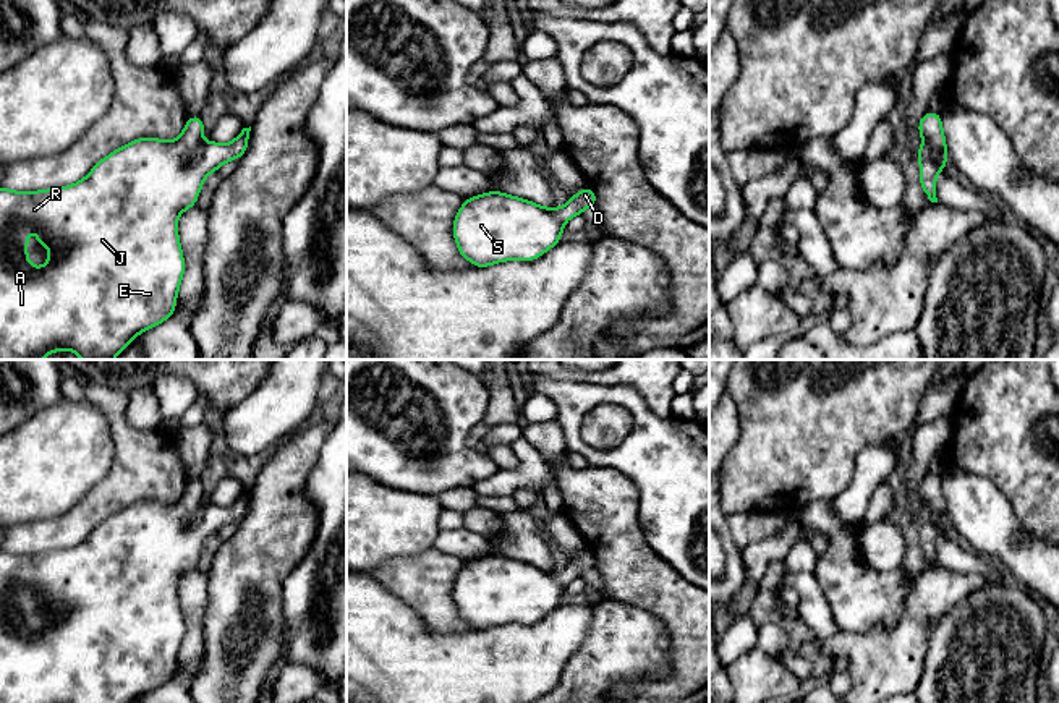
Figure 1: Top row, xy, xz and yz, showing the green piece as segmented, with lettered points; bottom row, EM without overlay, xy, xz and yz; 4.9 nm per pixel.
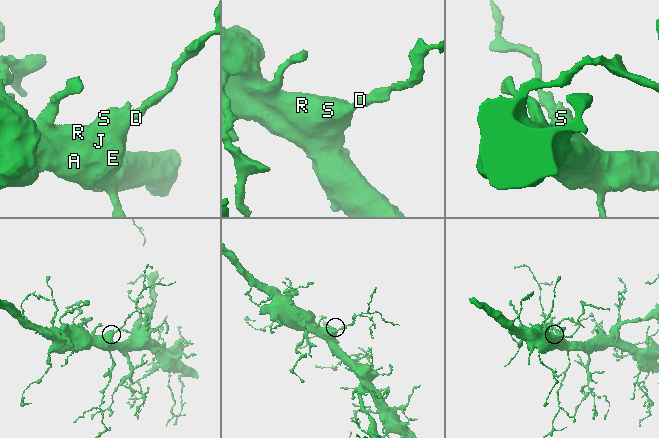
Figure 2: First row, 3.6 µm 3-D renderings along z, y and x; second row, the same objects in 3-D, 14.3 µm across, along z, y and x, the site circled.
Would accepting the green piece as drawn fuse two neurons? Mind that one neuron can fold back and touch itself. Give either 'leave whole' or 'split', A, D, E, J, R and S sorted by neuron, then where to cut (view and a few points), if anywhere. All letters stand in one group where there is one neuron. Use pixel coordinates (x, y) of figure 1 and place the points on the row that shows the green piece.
leave whole; groups A D E J R S; cut none

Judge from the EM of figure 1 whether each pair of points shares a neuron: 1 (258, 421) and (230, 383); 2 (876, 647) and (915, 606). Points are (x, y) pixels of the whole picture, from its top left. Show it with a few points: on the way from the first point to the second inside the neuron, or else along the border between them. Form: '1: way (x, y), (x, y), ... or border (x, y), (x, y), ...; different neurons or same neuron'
1: border (266, 376), (225, 413); different neurons
2: way (889, 643), (914, 619); same neuron

